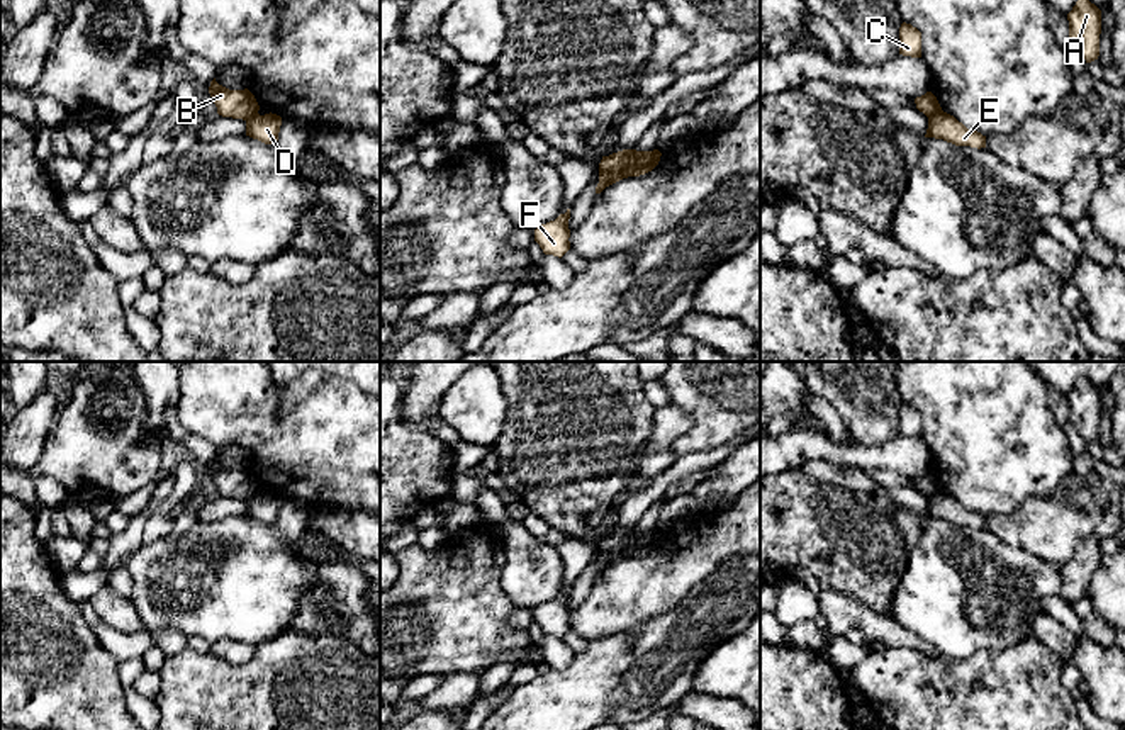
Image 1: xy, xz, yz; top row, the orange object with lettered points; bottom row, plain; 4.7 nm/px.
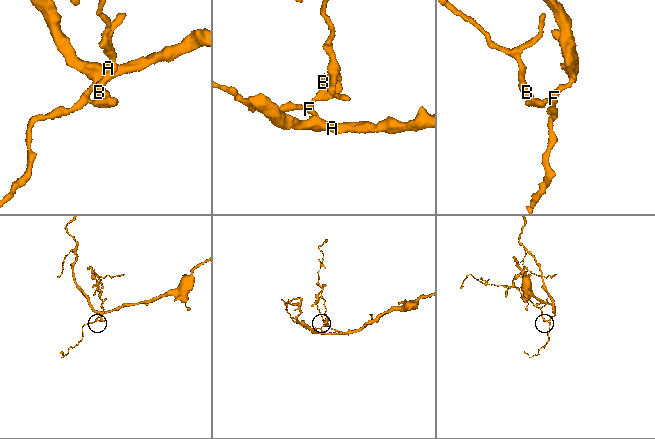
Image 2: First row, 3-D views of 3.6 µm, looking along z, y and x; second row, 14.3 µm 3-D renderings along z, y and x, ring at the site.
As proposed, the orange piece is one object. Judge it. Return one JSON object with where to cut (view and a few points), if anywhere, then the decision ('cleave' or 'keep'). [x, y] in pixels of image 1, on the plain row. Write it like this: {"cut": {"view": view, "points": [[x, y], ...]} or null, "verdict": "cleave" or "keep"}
{"cut": {"view": "xz", "points": [[633, 530], [615, 549], [599, 550]]}, "verdict": "cleave"}

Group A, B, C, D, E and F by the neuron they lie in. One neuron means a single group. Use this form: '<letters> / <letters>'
A D E F / B C

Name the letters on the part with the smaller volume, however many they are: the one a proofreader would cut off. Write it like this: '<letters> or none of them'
B, C

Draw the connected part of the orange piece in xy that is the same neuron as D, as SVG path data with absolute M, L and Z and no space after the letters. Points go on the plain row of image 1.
M258 492L246 501L246 516L258 519L265 525L278 521L282 497L277 494L260 496Z

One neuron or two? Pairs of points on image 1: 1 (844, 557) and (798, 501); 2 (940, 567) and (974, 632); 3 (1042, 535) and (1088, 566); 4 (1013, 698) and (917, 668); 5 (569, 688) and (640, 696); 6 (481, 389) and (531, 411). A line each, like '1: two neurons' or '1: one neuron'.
1: one neuron
2: one neuron
3: two neurons
4: one neuron
5: one neuron
6: two neurons

